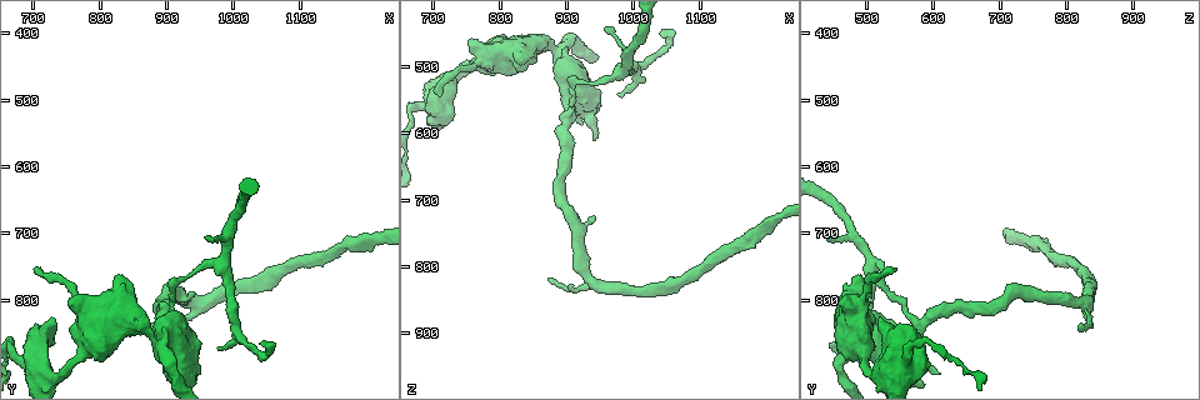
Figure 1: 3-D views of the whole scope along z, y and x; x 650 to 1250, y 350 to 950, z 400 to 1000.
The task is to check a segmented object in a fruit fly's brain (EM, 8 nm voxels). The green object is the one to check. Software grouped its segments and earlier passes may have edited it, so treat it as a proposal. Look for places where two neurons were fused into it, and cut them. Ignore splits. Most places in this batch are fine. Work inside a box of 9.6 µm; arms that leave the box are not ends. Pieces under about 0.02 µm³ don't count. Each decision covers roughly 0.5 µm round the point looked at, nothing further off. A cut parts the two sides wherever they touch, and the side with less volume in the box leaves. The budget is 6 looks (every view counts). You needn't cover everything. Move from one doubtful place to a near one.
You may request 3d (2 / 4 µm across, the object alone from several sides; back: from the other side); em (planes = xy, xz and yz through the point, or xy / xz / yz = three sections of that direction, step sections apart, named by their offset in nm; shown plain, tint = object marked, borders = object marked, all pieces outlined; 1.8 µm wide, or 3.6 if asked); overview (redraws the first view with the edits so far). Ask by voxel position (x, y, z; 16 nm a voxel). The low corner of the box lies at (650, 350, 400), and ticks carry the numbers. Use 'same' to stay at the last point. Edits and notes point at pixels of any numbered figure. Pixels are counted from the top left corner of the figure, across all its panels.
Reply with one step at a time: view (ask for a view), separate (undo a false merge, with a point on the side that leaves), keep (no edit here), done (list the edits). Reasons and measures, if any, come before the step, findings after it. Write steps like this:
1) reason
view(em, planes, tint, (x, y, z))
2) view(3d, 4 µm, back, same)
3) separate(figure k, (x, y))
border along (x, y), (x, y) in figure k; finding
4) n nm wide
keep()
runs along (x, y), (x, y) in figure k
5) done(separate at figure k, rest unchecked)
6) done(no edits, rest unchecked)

thin neck
view(em, planes, borders, (880, 855, 470))

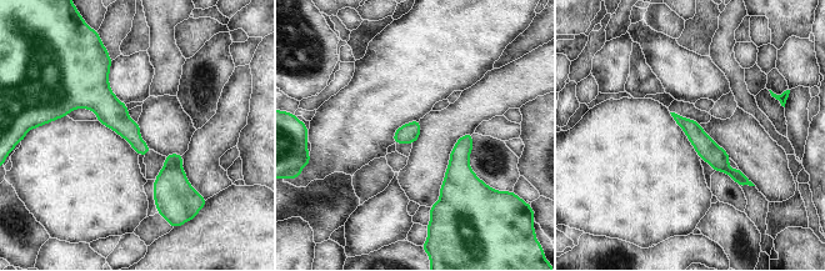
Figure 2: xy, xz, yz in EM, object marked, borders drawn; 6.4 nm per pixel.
130 nm wide
keep()
runs along (678, 119), (731, 174), (745, 181) in figure 2; continuous, no second neuron

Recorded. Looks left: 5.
thin neck
view(3d, 4 µm, (980, 745, 510))

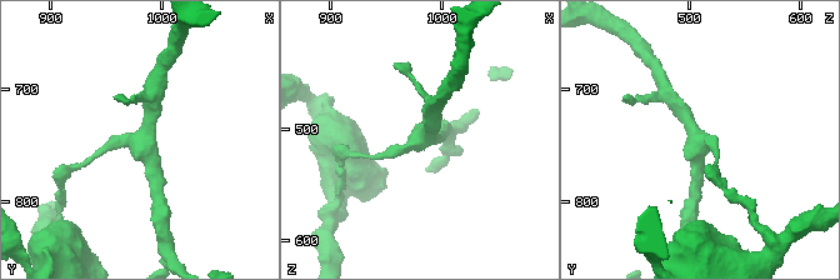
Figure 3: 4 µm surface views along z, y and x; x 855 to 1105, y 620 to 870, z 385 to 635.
3 arms
view(em, planes, tint, (980, 746, 508))

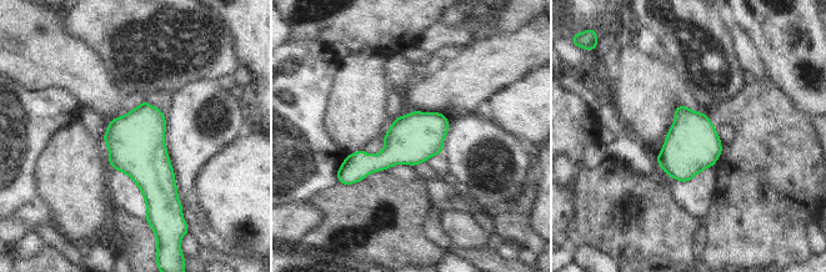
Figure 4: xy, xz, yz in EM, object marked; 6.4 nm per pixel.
keep()
one neuron here

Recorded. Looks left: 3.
narrows sharply
view(em, 3.6 µm, planes, tint, (710, 905, 545))

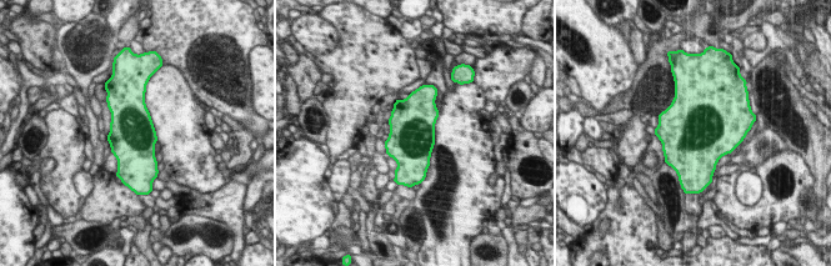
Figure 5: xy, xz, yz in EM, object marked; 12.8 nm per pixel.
keep()
one neuron here

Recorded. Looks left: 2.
done(no edits, rest unchecked)

